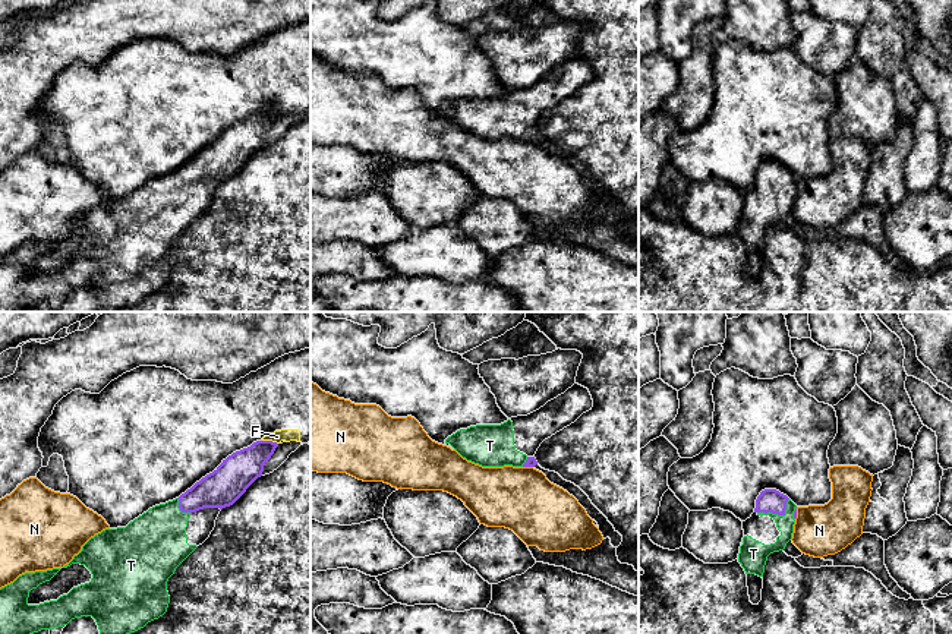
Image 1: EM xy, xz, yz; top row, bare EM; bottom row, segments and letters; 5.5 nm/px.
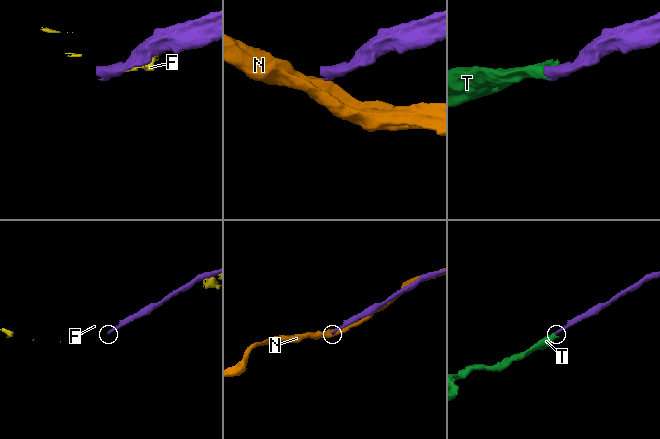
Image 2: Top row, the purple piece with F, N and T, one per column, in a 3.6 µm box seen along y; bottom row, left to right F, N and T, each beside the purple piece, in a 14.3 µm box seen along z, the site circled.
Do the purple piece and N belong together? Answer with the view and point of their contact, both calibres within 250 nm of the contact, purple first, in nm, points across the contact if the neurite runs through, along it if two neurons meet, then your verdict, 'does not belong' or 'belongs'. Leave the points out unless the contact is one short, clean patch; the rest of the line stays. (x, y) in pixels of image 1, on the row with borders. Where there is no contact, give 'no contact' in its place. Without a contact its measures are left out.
yz (796, 513) | 20/280 nm | along yz (797, 507), (796, 519) | does not belong

